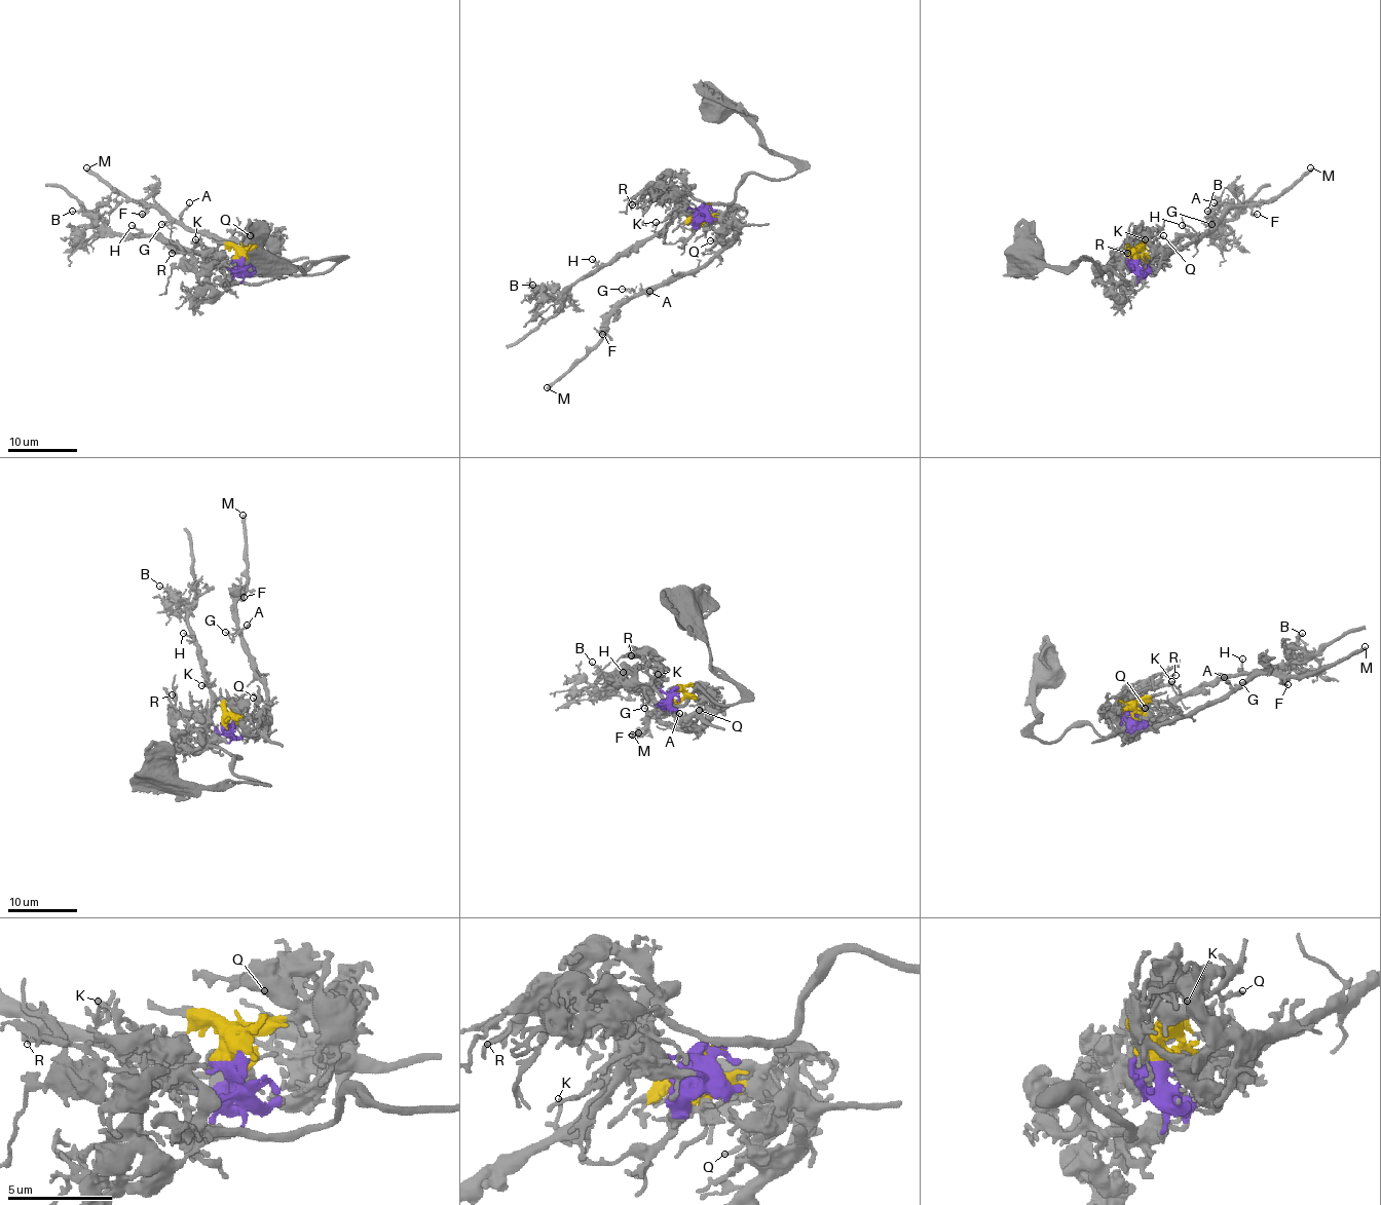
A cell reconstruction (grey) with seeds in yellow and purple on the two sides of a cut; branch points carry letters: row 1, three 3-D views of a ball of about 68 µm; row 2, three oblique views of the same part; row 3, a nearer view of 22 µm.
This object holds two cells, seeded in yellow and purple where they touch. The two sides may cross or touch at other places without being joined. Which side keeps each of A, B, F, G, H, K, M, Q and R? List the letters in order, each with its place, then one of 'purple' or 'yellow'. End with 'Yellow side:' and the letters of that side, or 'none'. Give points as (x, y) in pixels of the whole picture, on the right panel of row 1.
A: at (1214, 202); yellow
B: at (1207, 211); purple
F: at (1257, 214); yellow
G: at (1211, 224); yellow
H: at (1182, 225); purple
K: at (1145, 239); purple
M: at (1310, 167); yellow
Q: at (1163, 235); yellow
R: at (1127, 253); purple
Yellow side: A, F, G, M, Q

